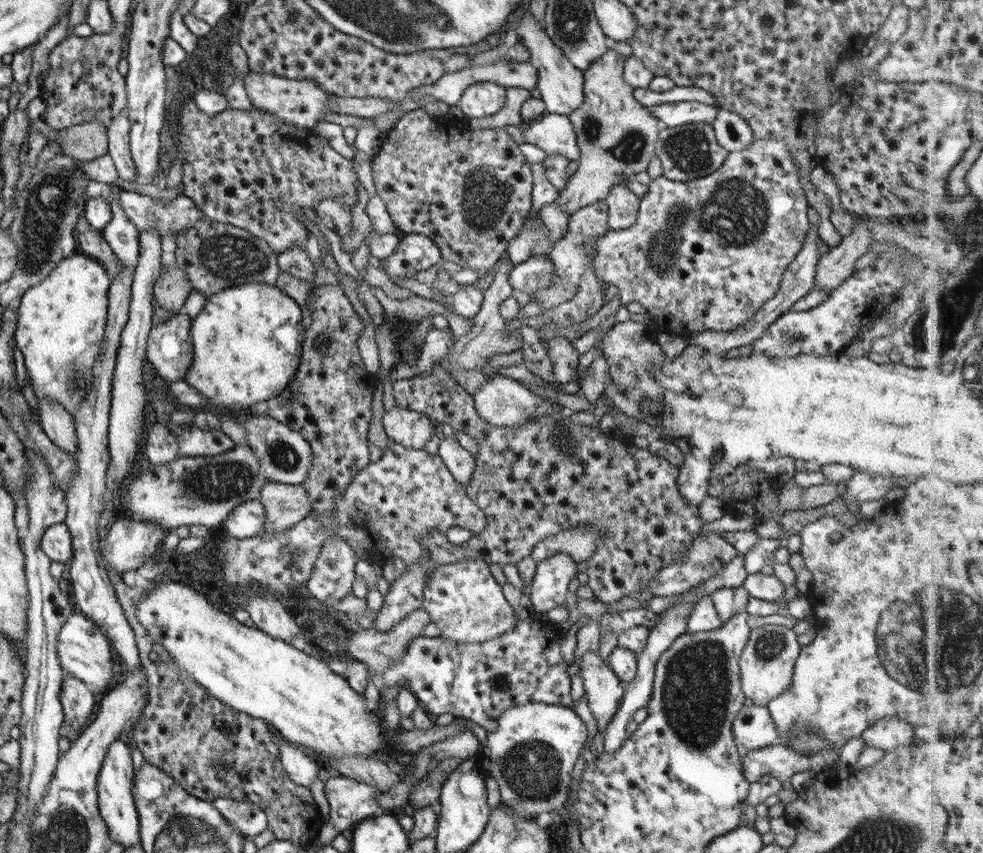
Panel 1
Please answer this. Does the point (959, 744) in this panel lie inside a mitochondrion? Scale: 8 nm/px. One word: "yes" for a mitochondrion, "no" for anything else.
no

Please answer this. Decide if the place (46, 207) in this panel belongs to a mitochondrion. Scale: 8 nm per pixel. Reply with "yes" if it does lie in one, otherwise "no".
yes

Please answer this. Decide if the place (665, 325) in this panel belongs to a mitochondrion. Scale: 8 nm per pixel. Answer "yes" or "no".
no

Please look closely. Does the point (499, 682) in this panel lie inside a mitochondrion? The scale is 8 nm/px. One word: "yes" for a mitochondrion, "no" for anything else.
no

